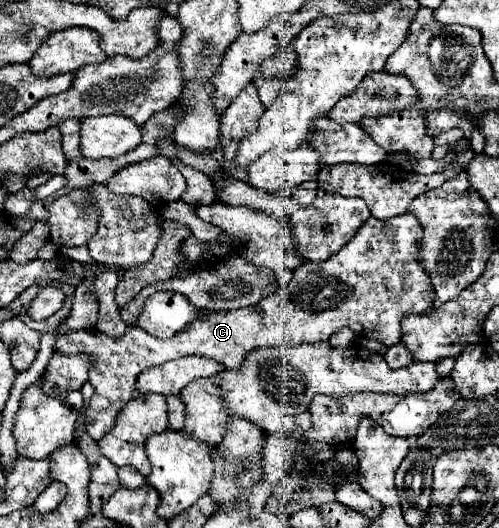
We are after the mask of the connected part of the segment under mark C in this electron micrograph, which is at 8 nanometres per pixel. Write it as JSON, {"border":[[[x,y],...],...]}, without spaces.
{"border":[[[406,212],[402,216],[394,216],[392,220],[378,220],[370,216],[362,228],[358,228],[356,236],[342,246],[340,252],[330,256],[330,260],[324,260],[322,264],[310,264],[304,262],[300,268],[294,270],[294,278],[286,288],[278,288],[274,294],[262,298],[258,304],[242,308],[242,310],[230,310],[230,312],[208,312],[200,320],[194,320],[192,326],[178,332],[176,336],[168,340],[160,340],[150,336],[138,326],[128,326],[126,334],[120,340],[112,340],[102,332],[88,332],[88,330],[76,330],[58,336],[54,350],[60,354],[78,354],[86,352],[94,356],[94,366],[90,370],[90,384],[94,386],[94,396],[86,408],[86,430],[94,440],[100,440],[114,428],[114,418],[118,418],[118,412],[138,396],[144,396],[136,388],[136,378],[146,368],[164,364],[168,360],[174,360],[178,356],[186,354],[200,354],[210,356],[222,362],[228,370],[242,368],[242,362],[246,360],[246,354],[250,354],[256,348],[266,346],[278,346],[278,348],[294,348],[300,344],[318,344],[326,342],[336,330],[348,326],[356,334],[364,338],[376,338],[378,342],[392,346],[400,342],[400,318],[404,314],[420,314],[434,306],[436,296],[434,288],[430,288],[430,276],[426,276],[426,270],[422,264],[418,264],[417,255],[420,251],[420,240],[423,236],[422,226],[418,218],[412,212]]]}

